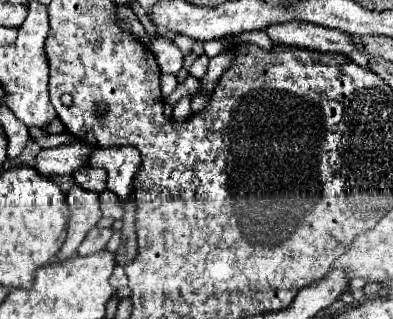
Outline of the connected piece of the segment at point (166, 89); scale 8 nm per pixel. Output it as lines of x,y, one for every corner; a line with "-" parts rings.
162,74
162,96
168,98
178,85
177,76
174,74

